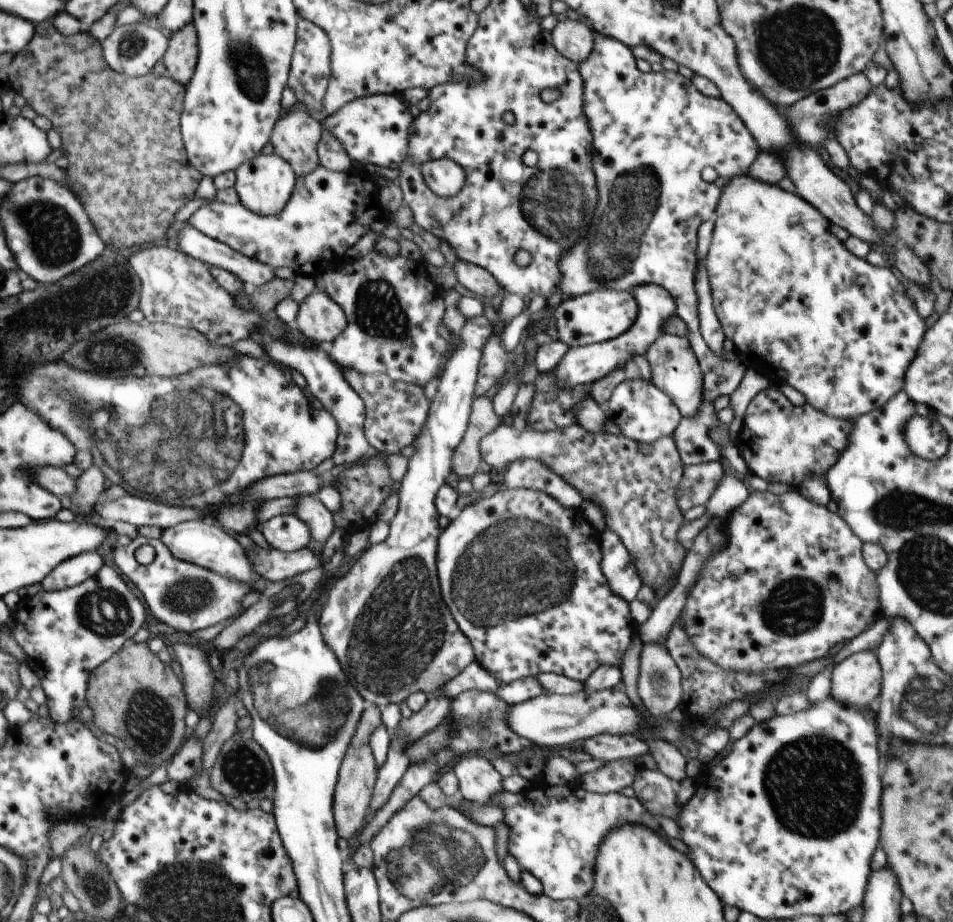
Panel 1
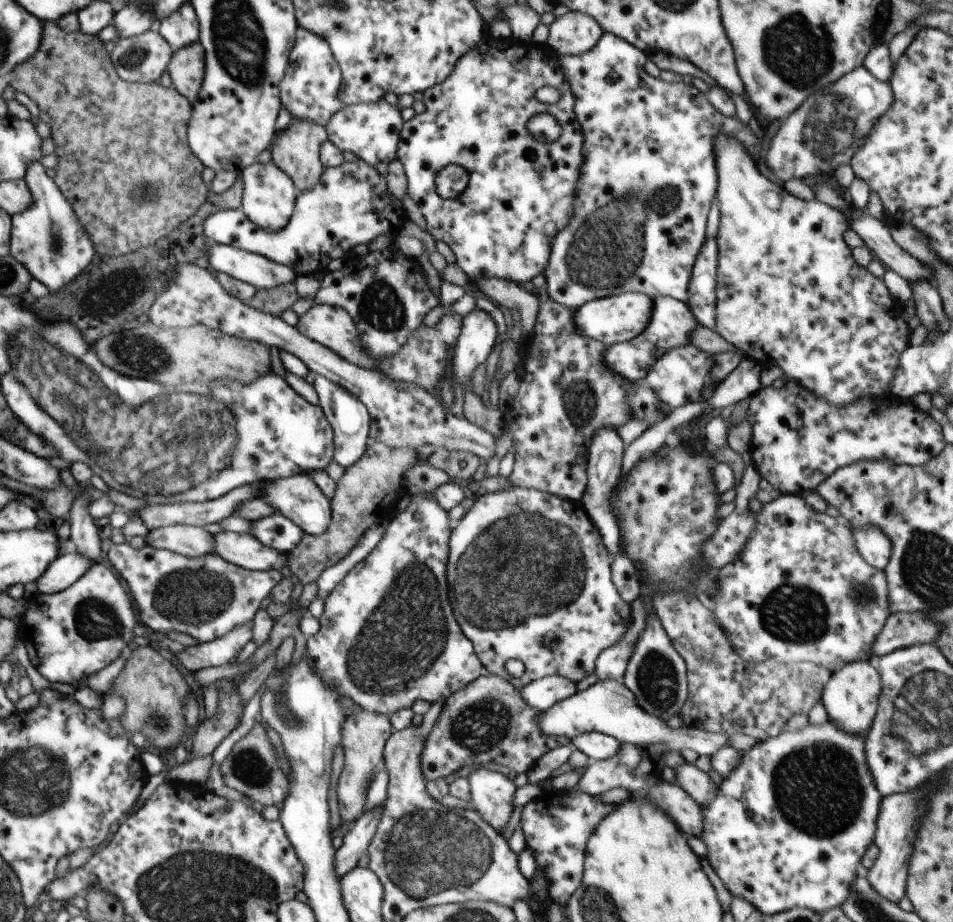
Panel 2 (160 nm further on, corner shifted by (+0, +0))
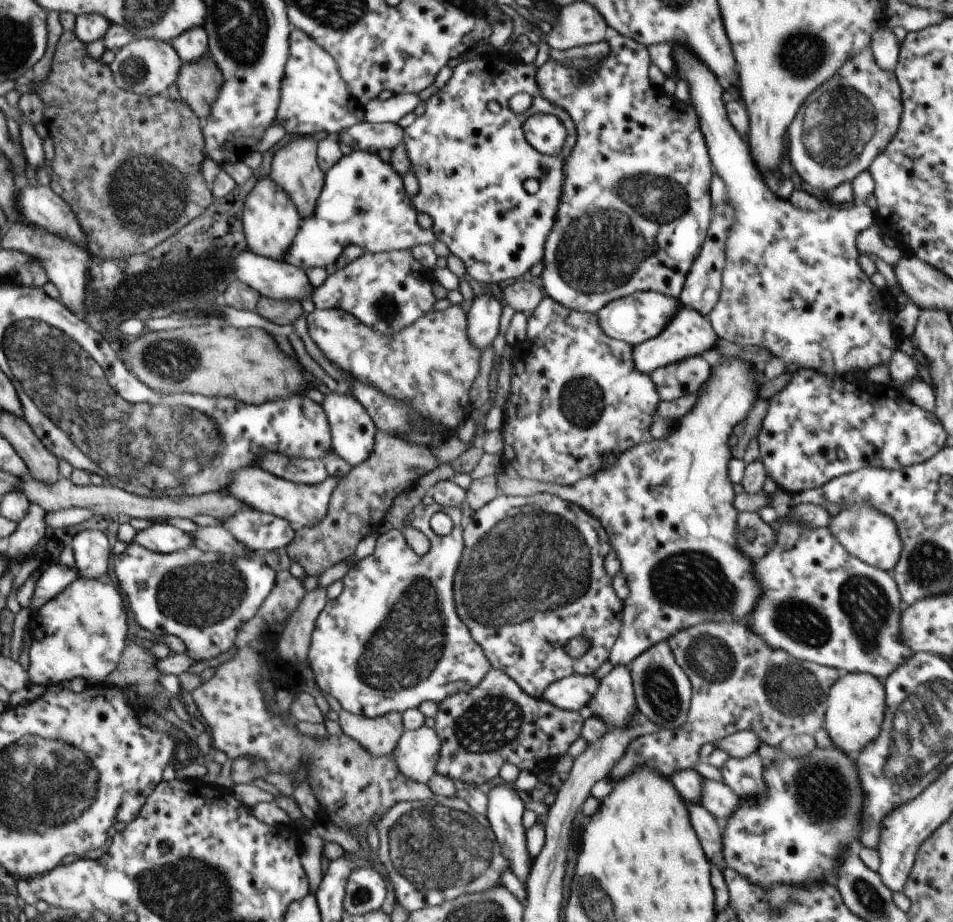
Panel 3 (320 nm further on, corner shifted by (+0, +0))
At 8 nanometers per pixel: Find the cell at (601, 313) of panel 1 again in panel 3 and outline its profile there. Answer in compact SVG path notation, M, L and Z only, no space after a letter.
M639 291L632 296L626 296L606 304L604 308L600 308L596 312L596 316L598 316L600 330L606 336L622 340L630 346L636 346L636 344L656 338L664 330L664 326L668 326L670 318L676 316L676 310L680 310L680 306L680 301L676 298L670 298L670 296L655 291Z

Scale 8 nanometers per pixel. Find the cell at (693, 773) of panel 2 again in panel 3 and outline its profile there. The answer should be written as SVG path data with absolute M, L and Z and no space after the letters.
M705 780L705 786L702 788L702 798L698 805L708 810L718 822L722 823L738 808L739 797L725 784L714 782L714 780Z

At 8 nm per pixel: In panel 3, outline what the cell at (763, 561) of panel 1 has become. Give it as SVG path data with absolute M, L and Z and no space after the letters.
M792 514L779 516L772 525L774 530L776 530L776 546L766 556L752 561L752 564L754 564L754 576L756 576L756 580L762 586L762 596L756 602L754 612L748 616L748 630L754 632L756 636L760 636L772 650L784 650L784 652L788 652L796 660L804 660L804 662L809 661L818 665L828 666L840 673L864 672L872 674L872 676L876 676L880 682L884 683L884 680L892 674L892 670L896 670L898 666L902 666L902 662L908 662L908 658L912 658L915 654L910 648L906 648L900 642L900 614L902 614L905 606L891 572L869 566L866 562L862 562L860 558L849 554L846 548L836 540L836 536L830 532L830 528L826 526L812 528L808 524L798 522Z

